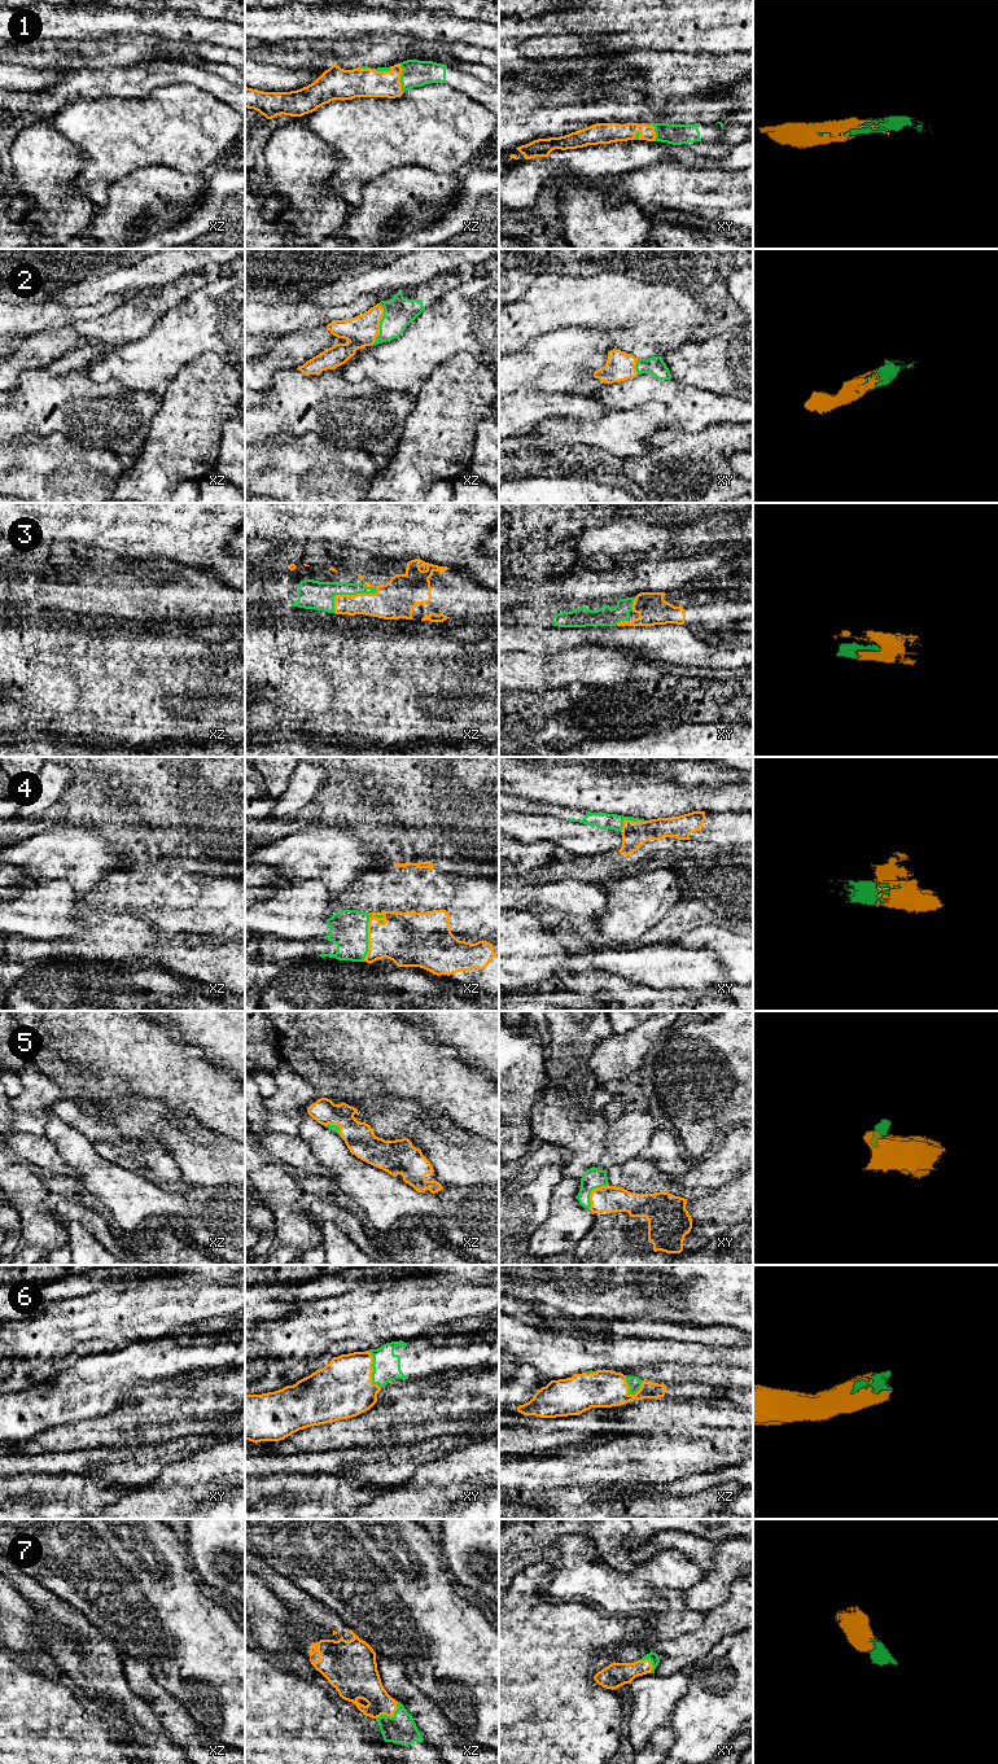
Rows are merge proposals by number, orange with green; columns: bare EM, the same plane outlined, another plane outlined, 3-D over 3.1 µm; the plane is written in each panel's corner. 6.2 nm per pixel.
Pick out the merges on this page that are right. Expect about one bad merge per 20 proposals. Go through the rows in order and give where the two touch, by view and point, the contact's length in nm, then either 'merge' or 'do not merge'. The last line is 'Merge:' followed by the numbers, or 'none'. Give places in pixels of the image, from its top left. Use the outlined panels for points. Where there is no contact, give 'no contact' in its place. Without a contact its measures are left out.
1: contact xy (651, 125); length 170 nm; merge
2: contact xz (379, 324); length 260 nm; merge
3: contact xz (349, 595); length 320 nm; merge
4: contact xz (368, 933); length 320 nm; merge
5: contact xy (591, 1191); length 200 nm; merge
6: contact xy (372, 1370); length 240 nm; merge
7: contact xz (392, 1716); length 180 nm; merge
Merge: 1, 2, 3, 4, 5, 6, 7

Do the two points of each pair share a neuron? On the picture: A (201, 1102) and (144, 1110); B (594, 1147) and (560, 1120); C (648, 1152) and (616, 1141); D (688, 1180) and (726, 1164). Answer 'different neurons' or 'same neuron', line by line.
A: different neurons
B: same neuron
C: different neurons
D: same neuron

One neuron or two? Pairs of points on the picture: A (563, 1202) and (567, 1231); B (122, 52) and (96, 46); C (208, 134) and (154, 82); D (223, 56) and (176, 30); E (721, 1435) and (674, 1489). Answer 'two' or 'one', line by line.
A: one
B: one
C: two
D: two
E: two

